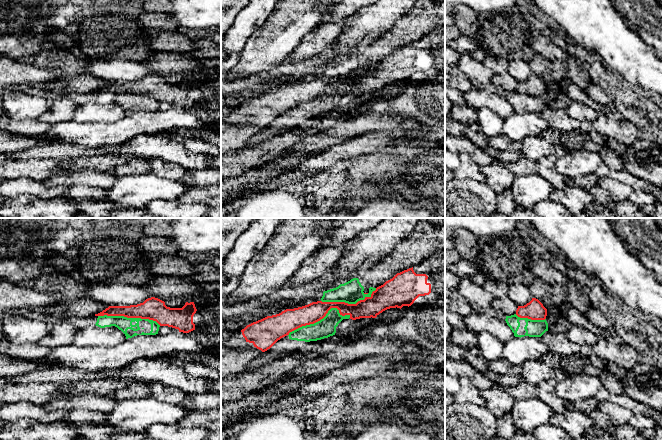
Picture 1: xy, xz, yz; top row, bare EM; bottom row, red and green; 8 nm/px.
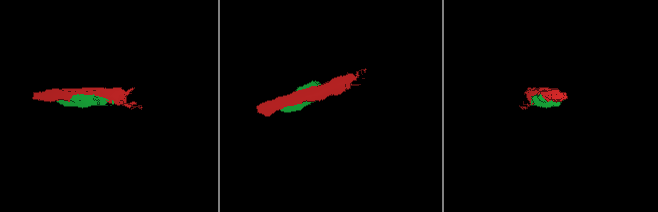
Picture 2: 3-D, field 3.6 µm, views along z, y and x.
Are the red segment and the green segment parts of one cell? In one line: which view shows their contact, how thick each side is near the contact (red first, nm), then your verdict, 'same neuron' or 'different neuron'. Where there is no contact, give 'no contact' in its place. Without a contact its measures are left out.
xz | 180/160 nm | different neuron

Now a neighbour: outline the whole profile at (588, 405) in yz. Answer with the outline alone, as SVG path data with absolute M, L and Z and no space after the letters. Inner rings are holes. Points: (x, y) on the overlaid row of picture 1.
M588 398L578 402L567 402L567 408L570 410L582 411L586 414L590 414L593 410L598 409L599 401L595 398Z

